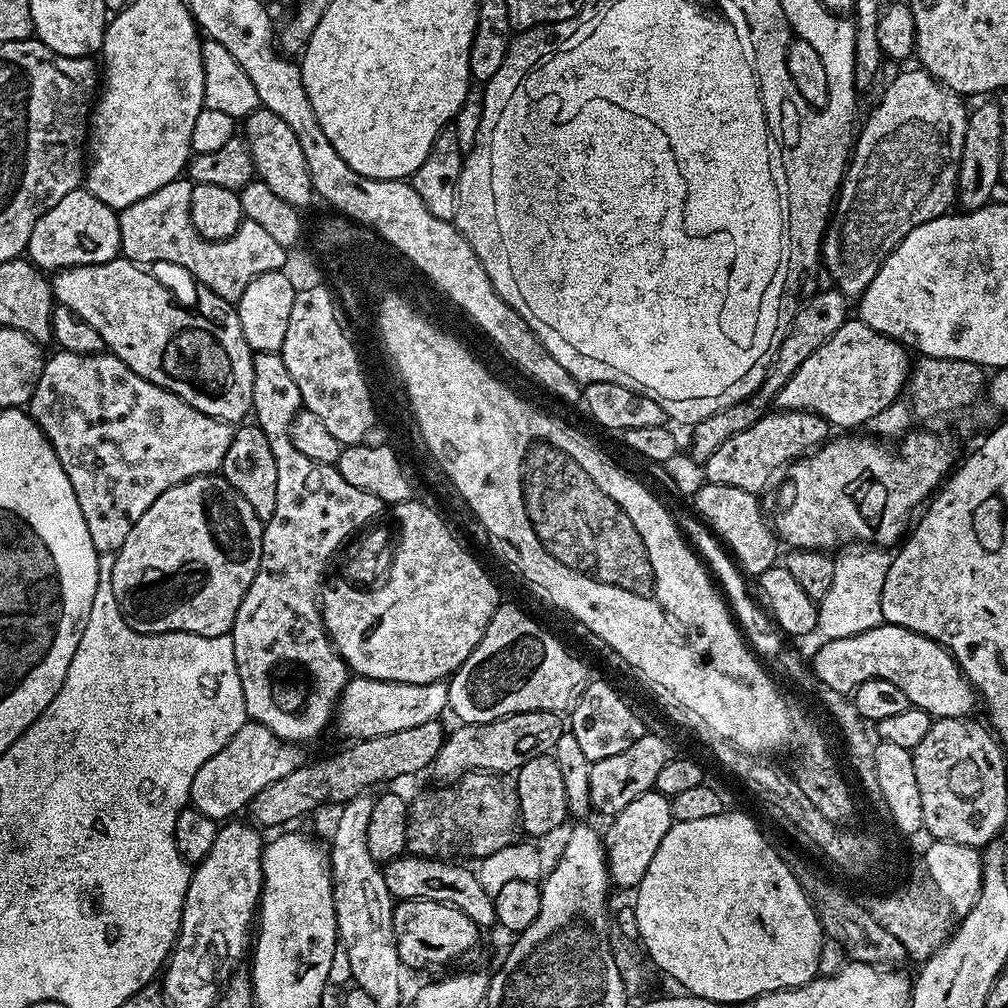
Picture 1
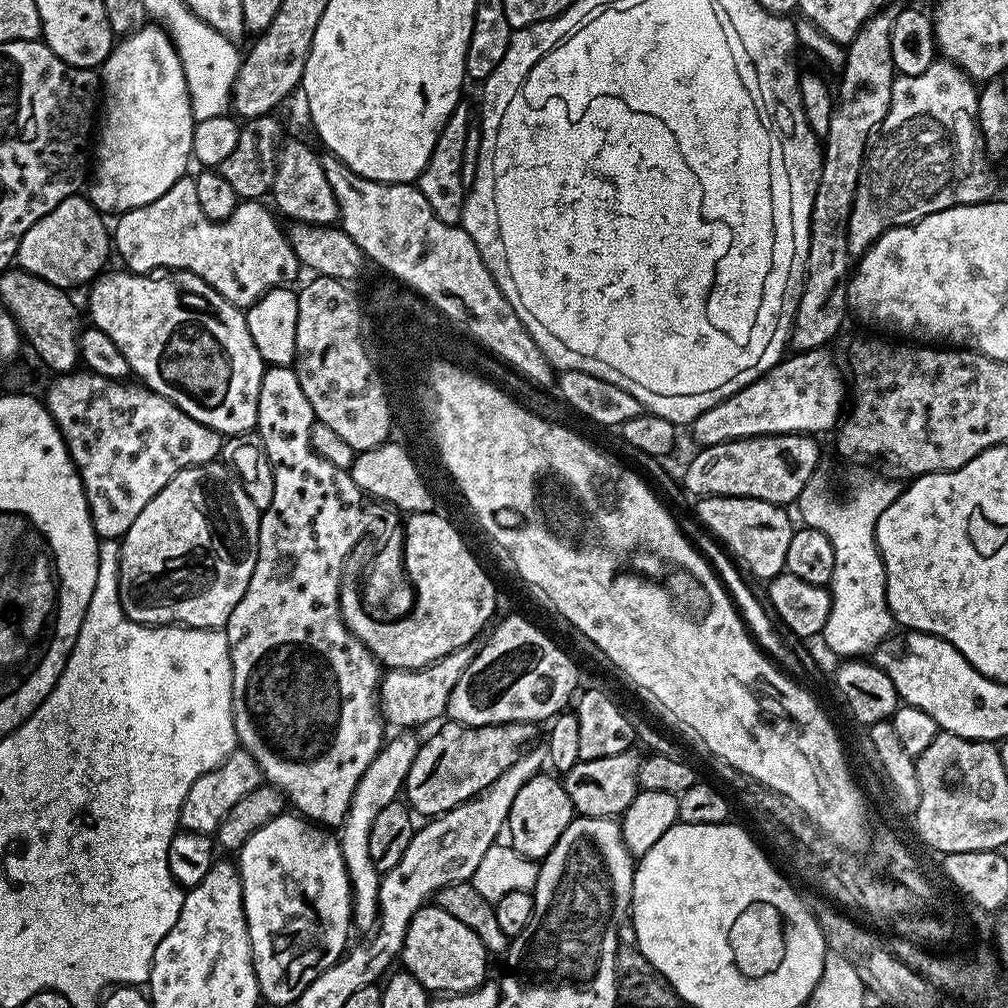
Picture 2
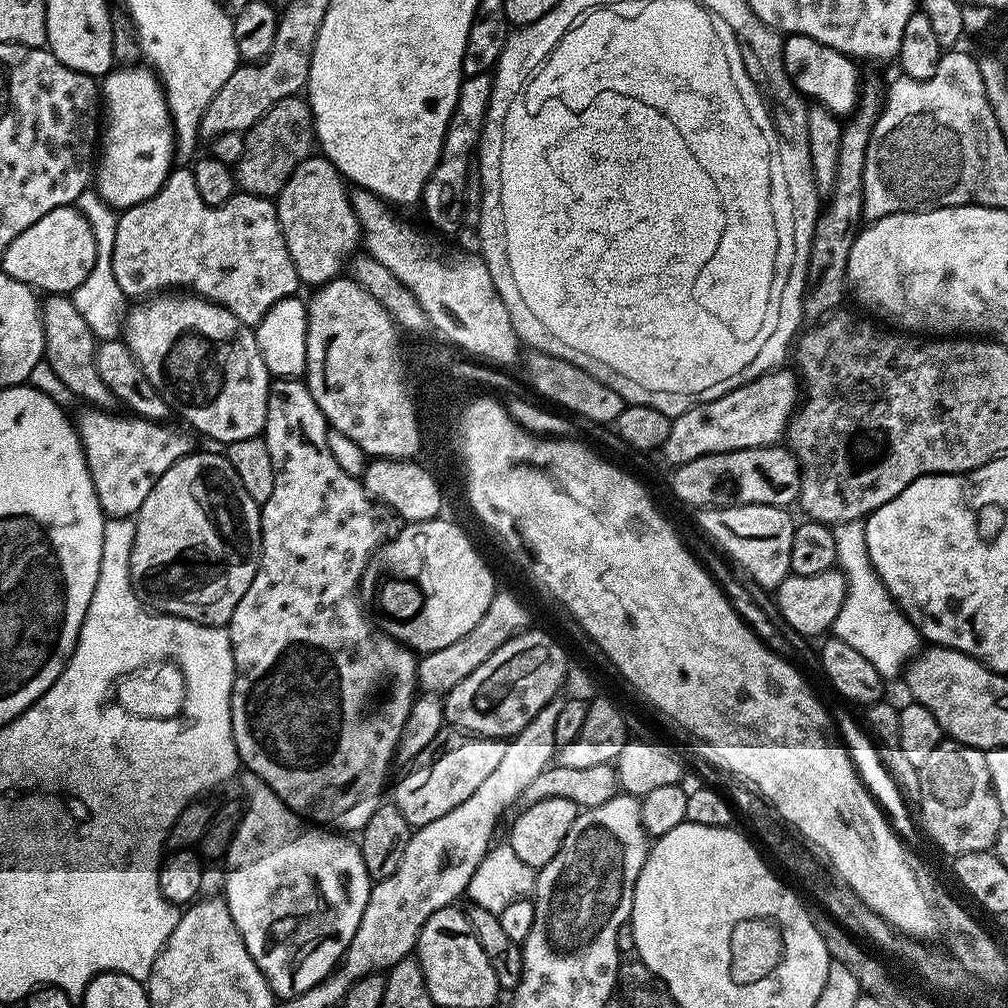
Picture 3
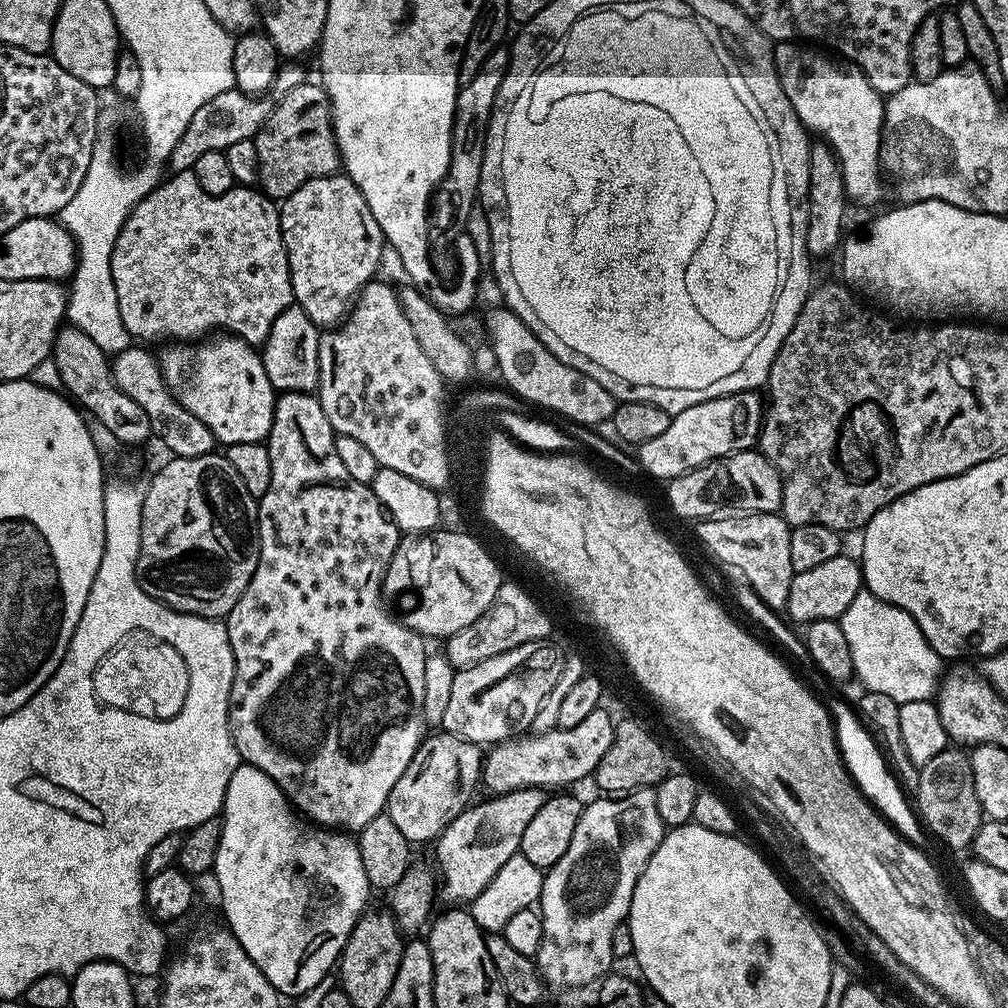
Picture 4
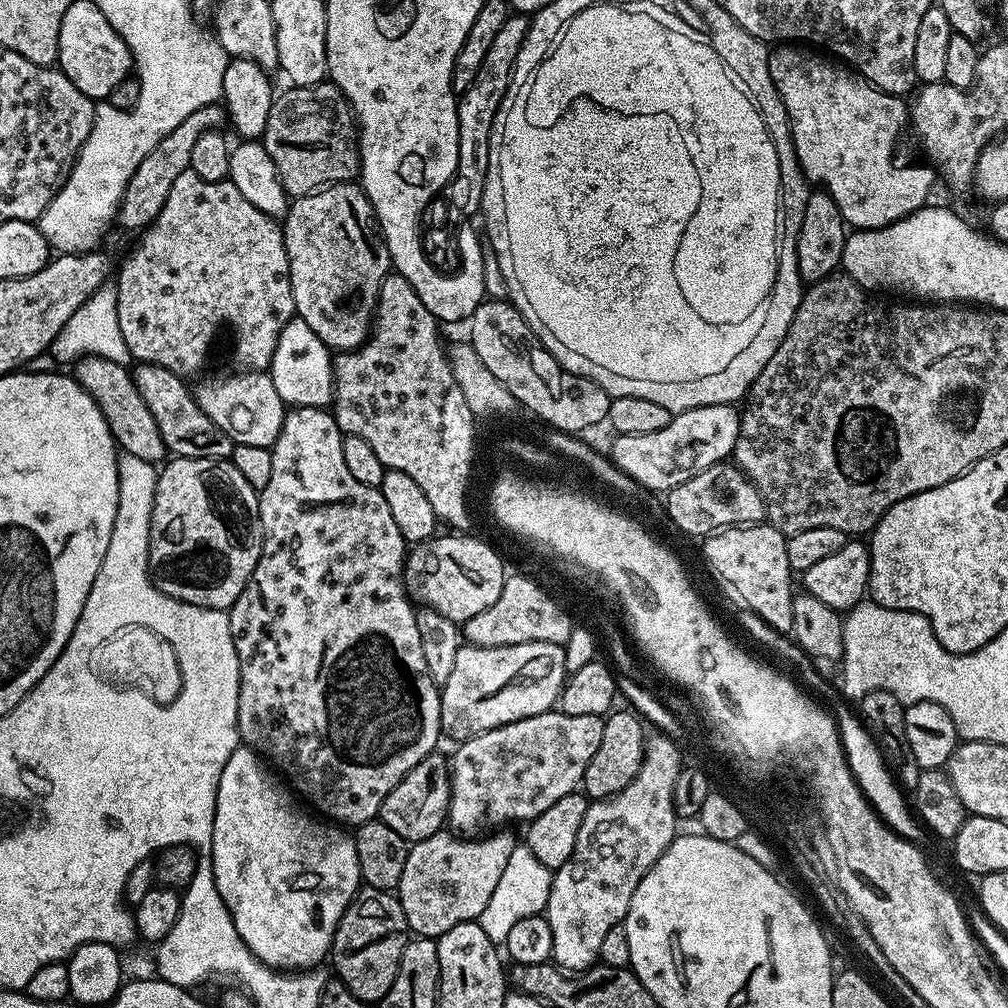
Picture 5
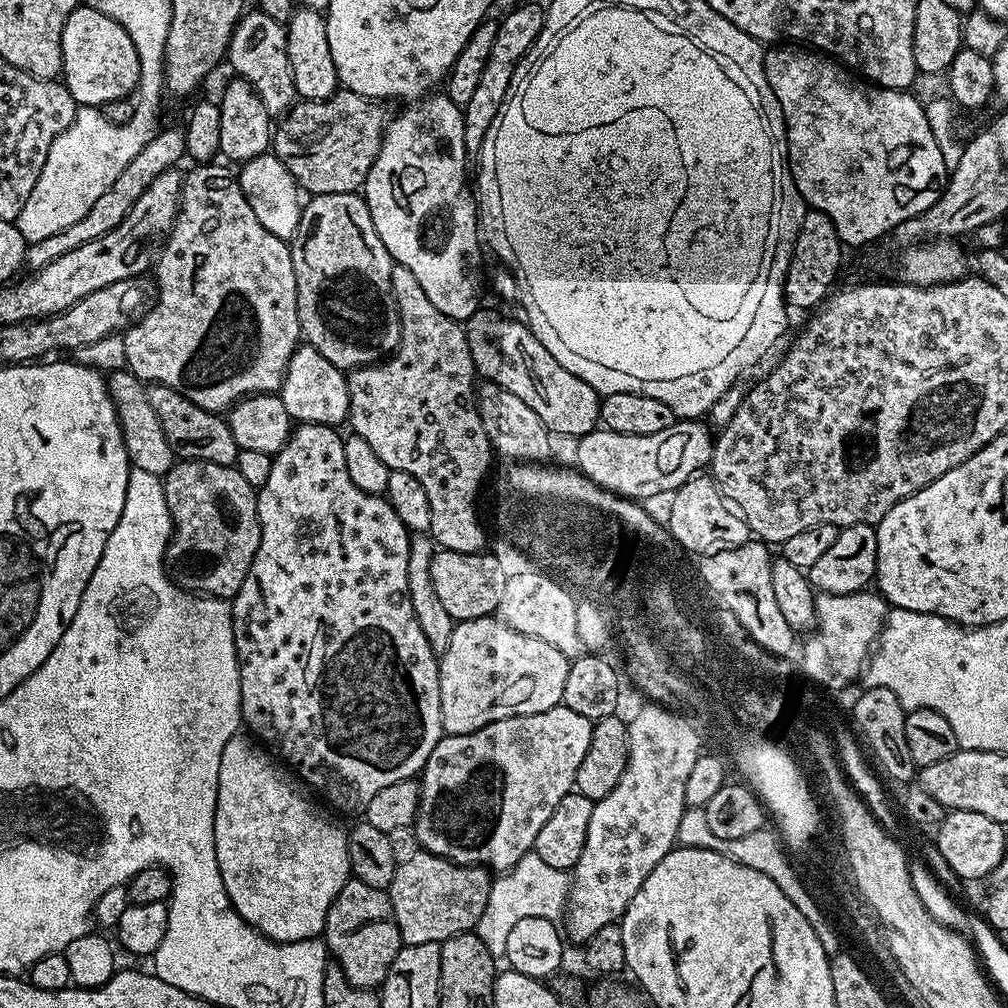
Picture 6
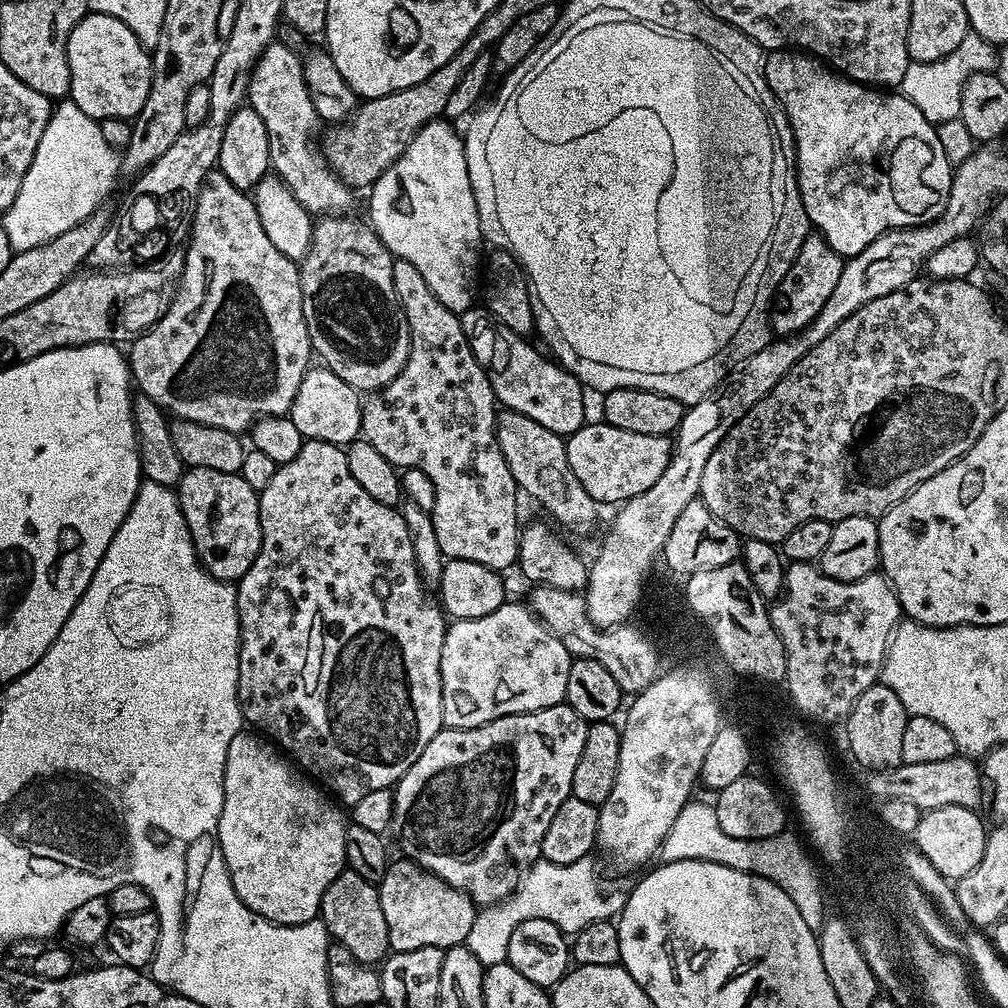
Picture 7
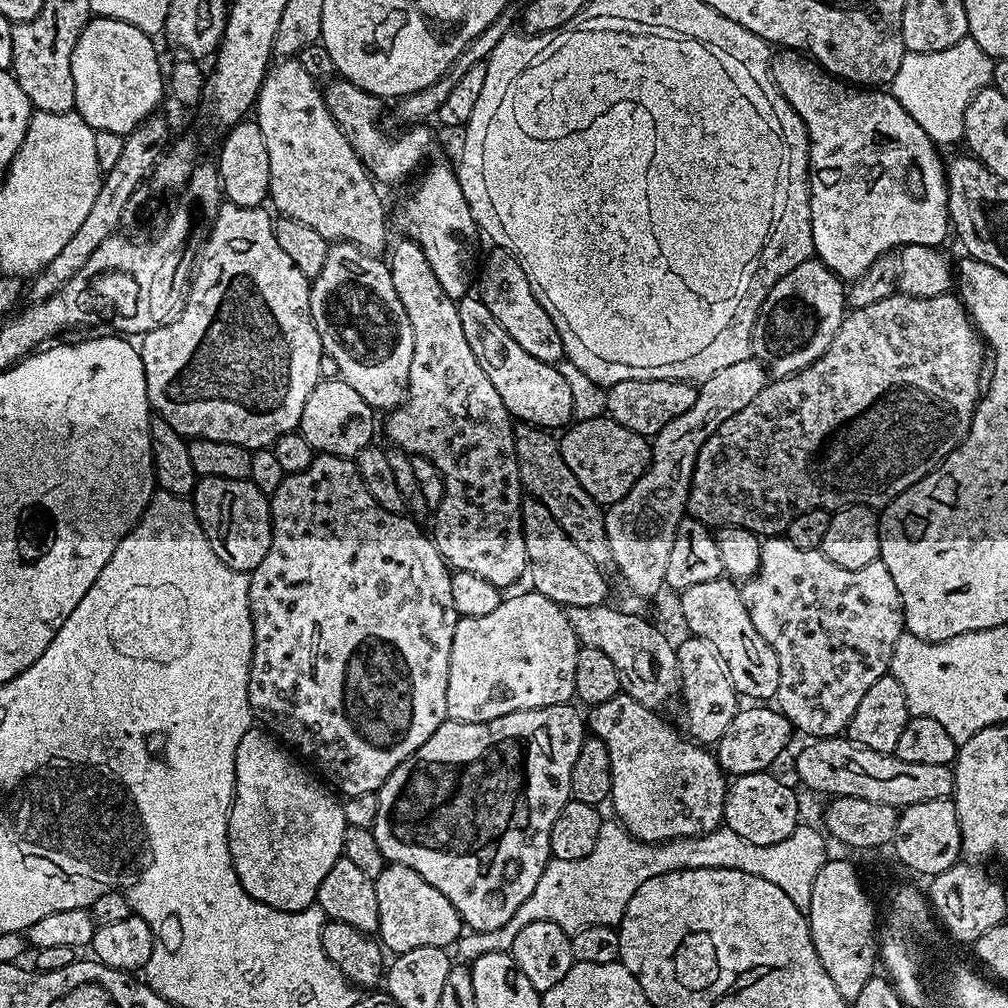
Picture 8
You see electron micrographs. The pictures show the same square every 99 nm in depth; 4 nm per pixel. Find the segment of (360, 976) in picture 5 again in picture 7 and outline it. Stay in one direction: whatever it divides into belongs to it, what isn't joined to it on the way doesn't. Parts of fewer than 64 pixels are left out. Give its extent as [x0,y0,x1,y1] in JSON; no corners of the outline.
[319,870,389,966]

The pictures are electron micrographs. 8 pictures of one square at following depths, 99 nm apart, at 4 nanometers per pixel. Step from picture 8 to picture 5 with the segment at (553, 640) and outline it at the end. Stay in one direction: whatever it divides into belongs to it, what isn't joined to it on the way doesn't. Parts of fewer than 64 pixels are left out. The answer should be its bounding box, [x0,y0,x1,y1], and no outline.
[440,642,566,742]

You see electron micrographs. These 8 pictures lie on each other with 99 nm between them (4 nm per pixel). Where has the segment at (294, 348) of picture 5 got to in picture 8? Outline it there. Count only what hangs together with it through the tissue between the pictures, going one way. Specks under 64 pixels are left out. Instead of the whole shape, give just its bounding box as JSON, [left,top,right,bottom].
[298,378,378,458]

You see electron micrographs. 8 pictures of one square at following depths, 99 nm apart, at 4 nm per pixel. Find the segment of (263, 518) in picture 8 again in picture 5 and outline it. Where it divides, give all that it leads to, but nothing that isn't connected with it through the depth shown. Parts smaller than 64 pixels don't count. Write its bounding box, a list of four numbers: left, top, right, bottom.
[148,456,264,609]

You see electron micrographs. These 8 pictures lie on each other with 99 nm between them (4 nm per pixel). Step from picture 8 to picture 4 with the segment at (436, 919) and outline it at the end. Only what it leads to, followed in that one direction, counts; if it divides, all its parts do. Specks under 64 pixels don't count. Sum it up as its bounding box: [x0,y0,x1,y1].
[436,788,546,906]

